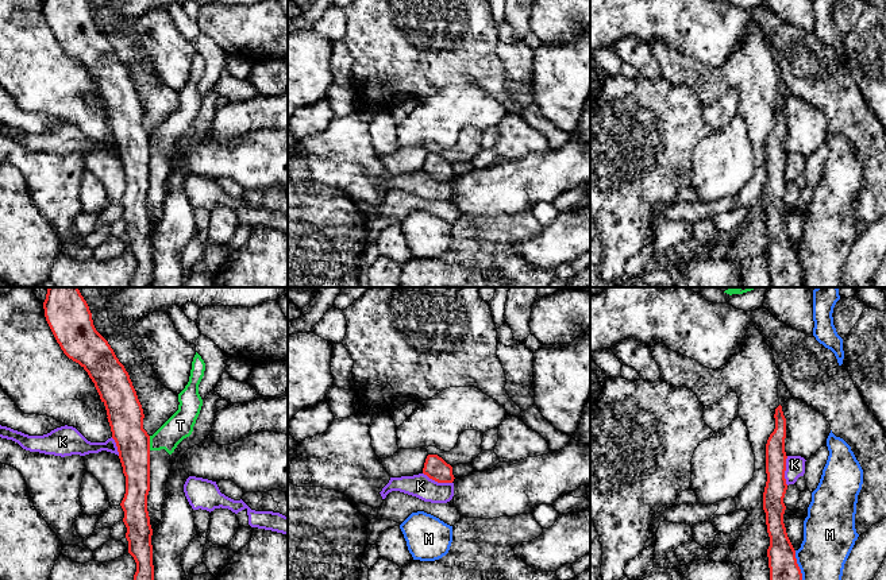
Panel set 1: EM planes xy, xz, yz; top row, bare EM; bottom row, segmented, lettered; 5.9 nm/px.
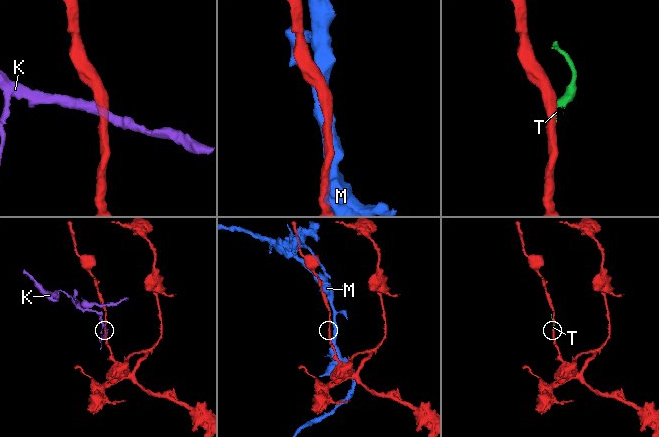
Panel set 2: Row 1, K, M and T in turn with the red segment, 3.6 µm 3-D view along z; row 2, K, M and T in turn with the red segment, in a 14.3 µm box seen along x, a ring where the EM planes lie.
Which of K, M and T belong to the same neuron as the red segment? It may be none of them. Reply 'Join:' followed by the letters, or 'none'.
Join: none

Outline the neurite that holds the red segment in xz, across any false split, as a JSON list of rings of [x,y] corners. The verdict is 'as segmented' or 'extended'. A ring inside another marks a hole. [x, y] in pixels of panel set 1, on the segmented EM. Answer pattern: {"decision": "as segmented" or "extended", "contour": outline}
{"decision": "as segmented", "contour": [[[428,455],[424,463],[423,473],[438,483],[452,483],[452,467],[438,455]]]}

